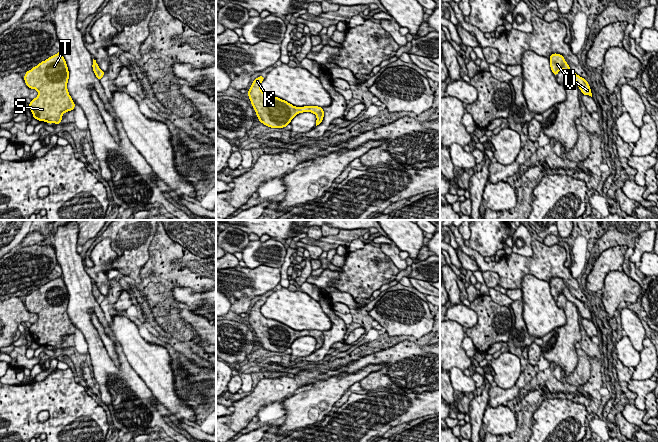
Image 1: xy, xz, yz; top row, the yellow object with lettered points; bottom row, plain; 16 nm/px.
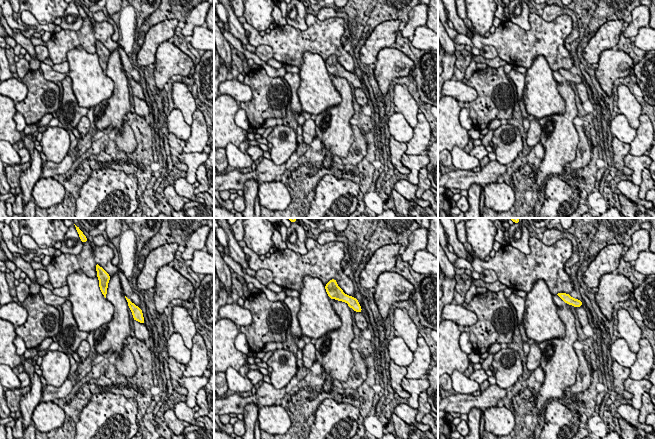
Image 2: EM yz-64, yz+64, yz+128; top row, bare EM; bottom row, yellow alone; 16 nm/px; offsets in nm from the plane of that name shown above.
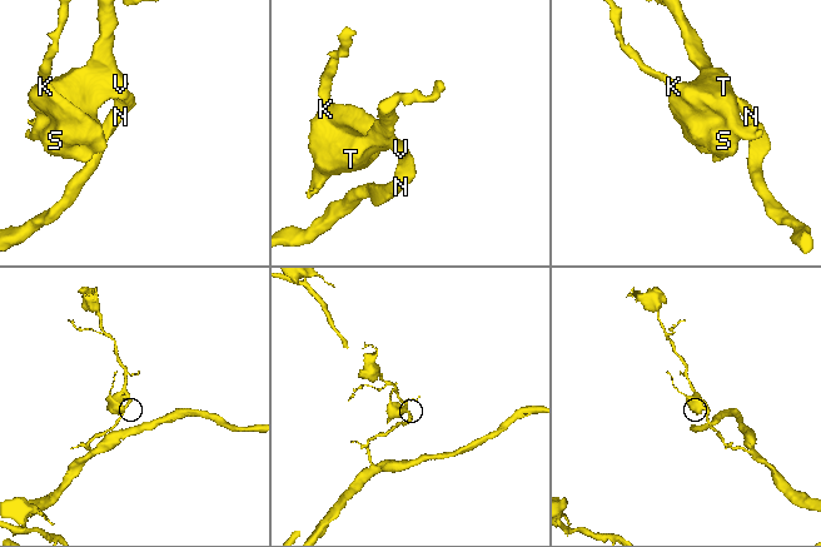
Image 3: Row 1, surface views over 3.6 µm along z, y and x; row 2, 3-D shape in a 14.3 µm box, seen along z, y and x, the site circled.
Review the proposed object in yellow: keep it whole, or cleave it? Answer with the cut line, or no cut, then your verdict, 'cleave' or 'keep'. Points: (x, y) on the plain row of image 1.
cut none; keep

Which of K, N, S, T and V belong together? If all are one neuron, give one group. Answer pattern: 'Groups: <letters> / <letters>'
Groups: K N S T V

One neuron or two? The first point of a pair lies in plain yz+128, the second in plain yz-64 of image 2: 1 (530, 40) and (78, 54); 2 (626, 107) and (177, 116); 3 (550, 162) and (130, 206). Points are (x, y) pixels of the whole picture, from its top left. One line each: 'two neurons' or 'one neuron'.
1: two neurons
2: two neurons
3: two neurons

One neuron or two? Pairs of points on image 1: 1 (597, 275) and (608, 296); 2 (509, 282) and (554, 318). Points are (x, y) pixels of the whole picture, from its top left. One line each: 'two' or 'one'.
1: two
2: two

